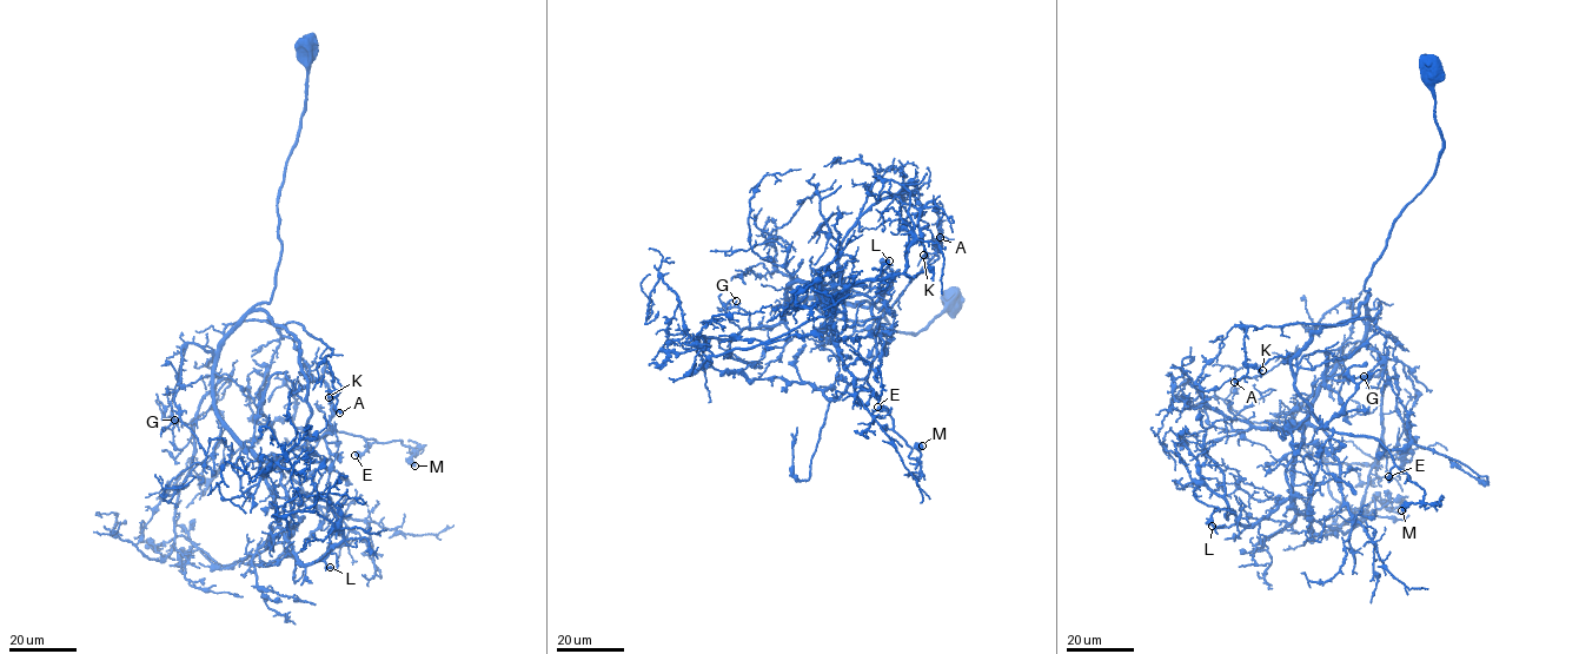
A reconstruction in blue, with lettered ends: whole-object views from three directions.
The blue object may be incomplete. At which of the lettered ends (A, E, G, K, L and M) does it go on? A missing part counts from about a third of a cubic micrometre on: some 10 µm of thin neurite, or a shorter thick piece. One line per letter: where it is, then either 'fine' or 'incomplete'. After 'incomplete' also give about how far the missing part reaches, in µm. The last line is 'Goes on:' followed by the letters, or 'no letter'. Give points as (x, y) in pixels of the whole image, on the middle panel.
A: place (940, 237); fine
E: place (877, 407); fine
G: place (736, 301); fine
K: place (923, 255); fine
L: place (889, 261); incomplete; missing 15 µm
M: place (922, 446); fine
Goes on: L

